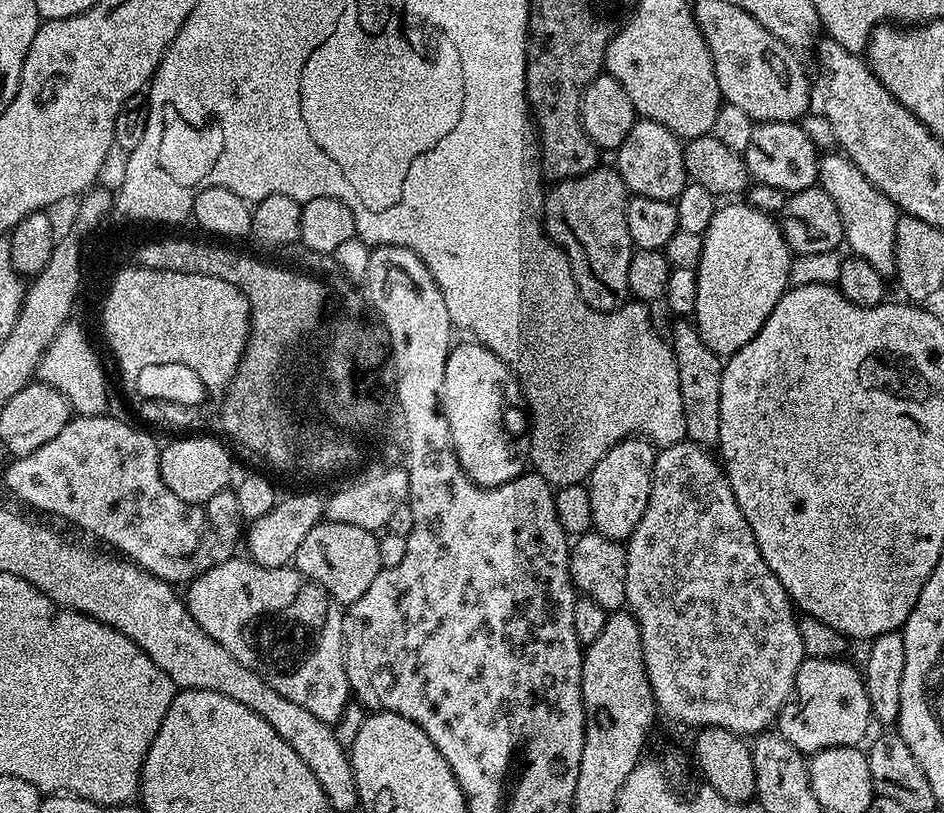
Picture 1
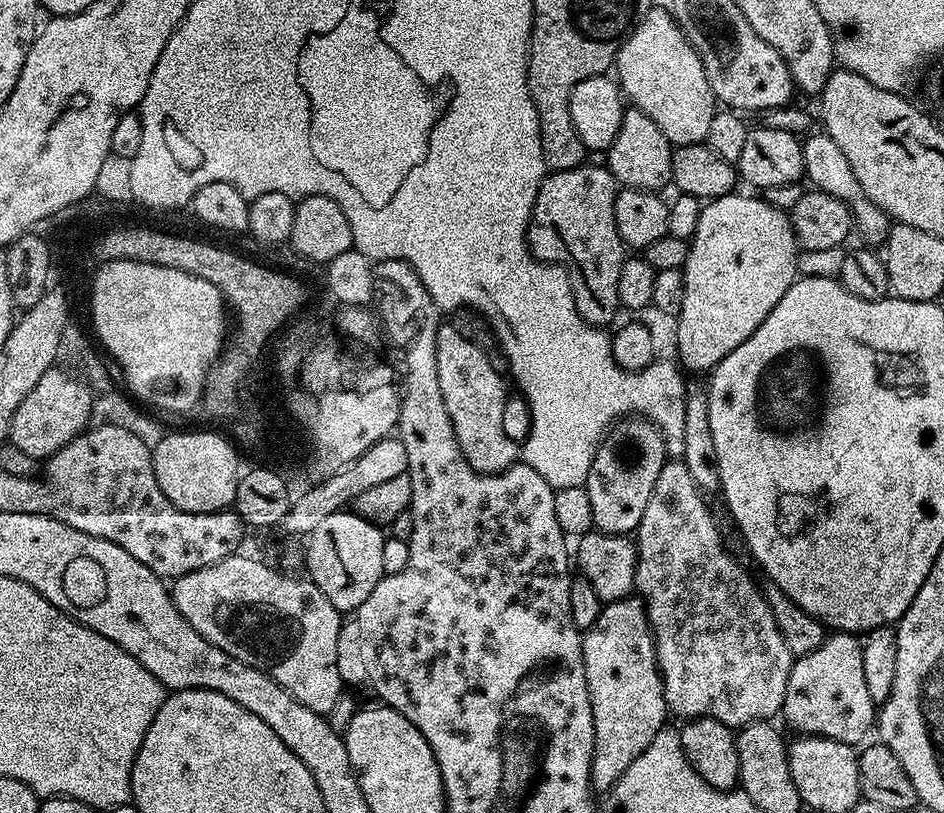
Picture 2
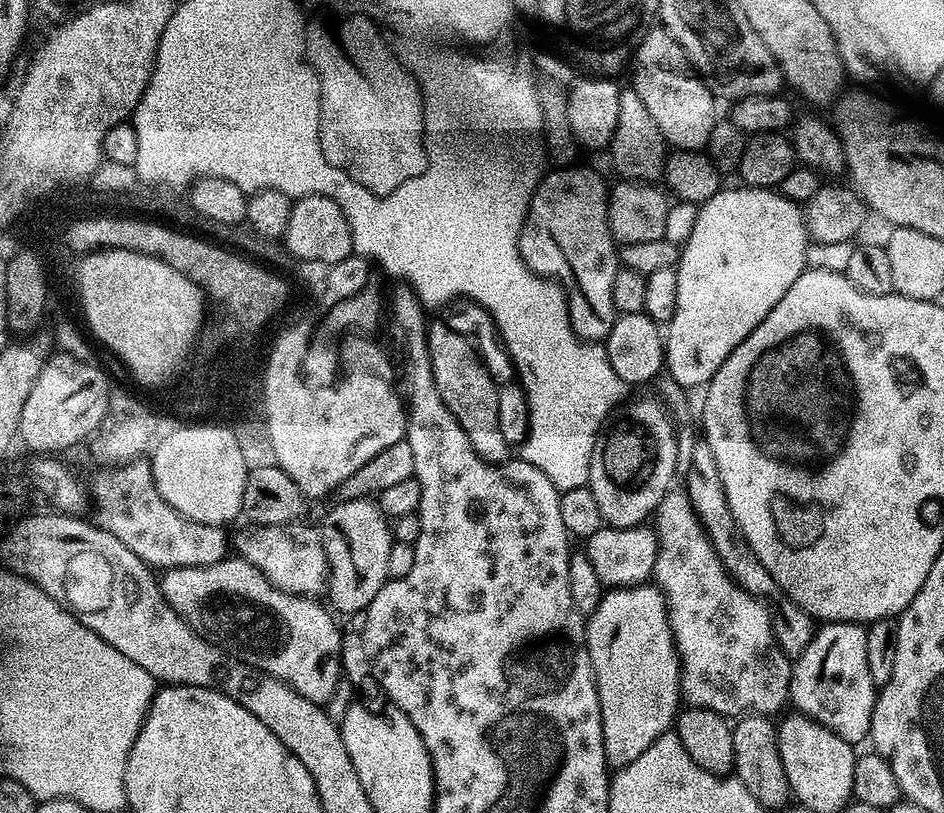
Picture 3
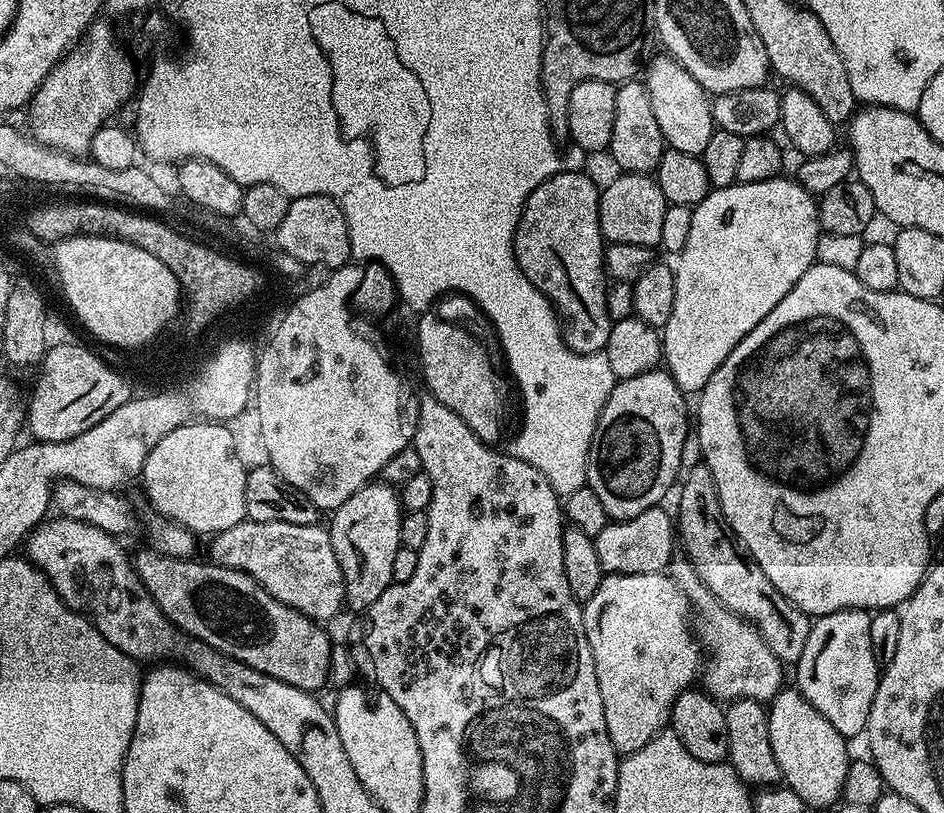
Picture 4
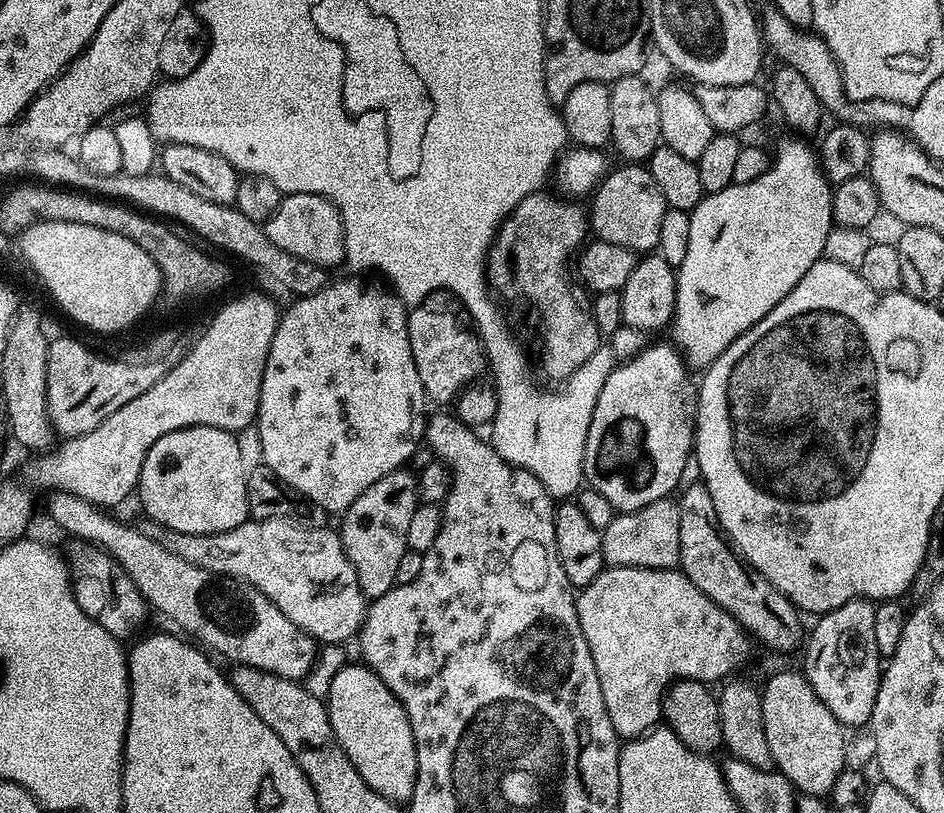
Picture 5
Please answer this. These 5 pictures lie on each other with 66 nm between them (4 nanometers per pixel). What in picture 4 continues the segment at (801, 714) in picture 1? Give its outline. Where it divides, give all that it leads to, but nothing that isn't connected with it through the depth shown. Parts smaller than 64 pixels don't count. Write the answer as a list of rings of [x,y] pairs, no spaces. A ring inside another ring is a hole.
[[[847,608],[819,617],[810,630],[810,638],[806,638],[806,650],[802,650],[800,660],[794,666],[795,687],[799,688],[810,706],[814,706],[814,710],[818,710],[818,714],[822,714],[822,718],[826,718],[826,722],[830,722],[830,726],[834,726],[834,730],[838,730],[838,734],[845,738],[865,735],[870,706],[874,706],[874,694],[880,685],[882,664],[870,643],[871,621],[871,615],[862,608]]]

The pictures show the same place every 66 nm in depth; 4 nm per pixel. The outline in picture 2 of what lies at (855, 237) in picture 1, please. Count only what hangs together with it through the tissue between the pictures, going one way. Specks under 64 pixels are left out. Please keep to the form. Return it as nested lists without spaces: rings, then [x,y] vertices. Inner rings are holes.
[[[820,130],[809,135],[803,141],[803,145],[804,170],[807,179],[812,179],[816,183],[813,185],[819,191],[843,200],[847,204],[849,210],[852,211],[852,223],[855,231],[857,233],[860,231],[860,236],[864,239],[861,241],[872,246],[883,245],[888,239],[890,217],[864,193],[858,178],[854,178],[854,170],[850,170],[850,162],[846,162],[846,154],[842,154],[842,149],[838,146],[838,142],[834,142],[834,138],[830,138],[827,132]]]

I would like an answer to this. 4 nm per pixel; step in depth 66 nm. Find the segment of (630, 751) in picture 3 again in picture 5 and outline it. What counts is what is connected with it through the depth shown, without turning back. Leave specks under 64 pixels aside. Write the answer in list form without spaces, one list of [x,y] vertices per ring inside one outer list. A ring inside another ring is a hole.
[[[605,567],[604,571],[598,574],[598,578],[594,578],[594,582],[590,582],[586,587],[579,589],[576,596],[576,609],[578,610],[578,622],[582,626],[582,634],[590,646],[590,658],[594,658],[594,670],[598,674],[598,682],[602,686],[602,702],[606,702],[606,714],[610,714],[610,722],[614,726],[617,736],[625,741],[642,736],[661,723],[664,710],[664,693],[668,691],[668,685],[673,681],[702,680],[713,682],[712,680],[720,679],[723,681],[735,673],[732,672],[735,668],[742,667],[752,652],[753,641],[744,631],[744,627],[726,610],[722,610],[722,606],[718,606],[709,596],[702,594],[702,590],[698,590],[694,586],[694,582],[690,582],[690,578],[686,578],[683,572],[671,568]]]

